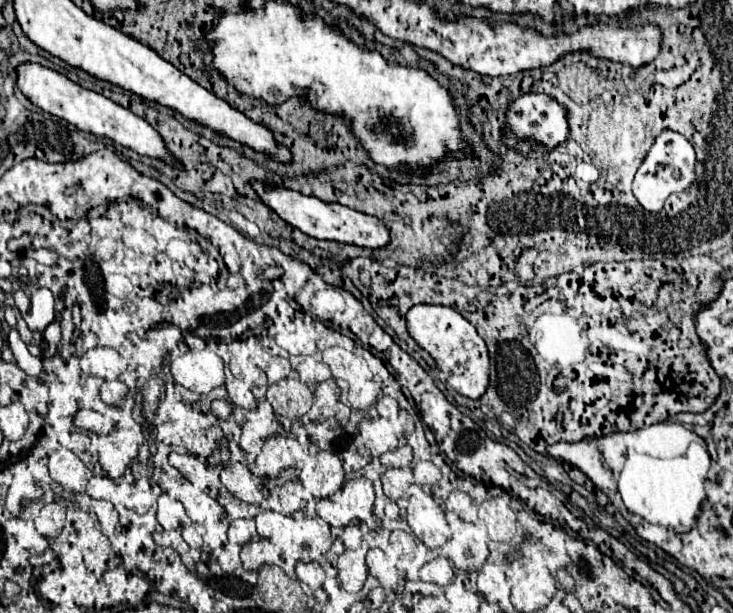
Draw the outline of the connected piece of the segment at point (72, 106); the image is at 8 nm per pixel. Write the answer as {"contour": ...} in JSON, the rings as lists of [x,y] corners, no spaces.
{"contour":[[[27,61],[27,63],[21,63],[17,67],[17,85],[33,105],[37,105],[39,109],[43,109],[51,115],[57,115],[57,117],[69,121],[77,129],[93,133],[93,135],[105,135],[105,137],[121,143],[123,147],[129,147],[129,149],[137,151],[139,155],[165,159],[167,163],[177,165],[171,159],[169,151],[165,149],[163,139],[157,135],[157,131],[145,119],[133,115],[129,109],[113,103],[111,99],[107,99],[107,97],[103,97],[95,91],[83,89],[81,85],[67,79],[65,75],[61,75],[61,73],[49,69],[49,67],[43,67],[41,63]]]}

